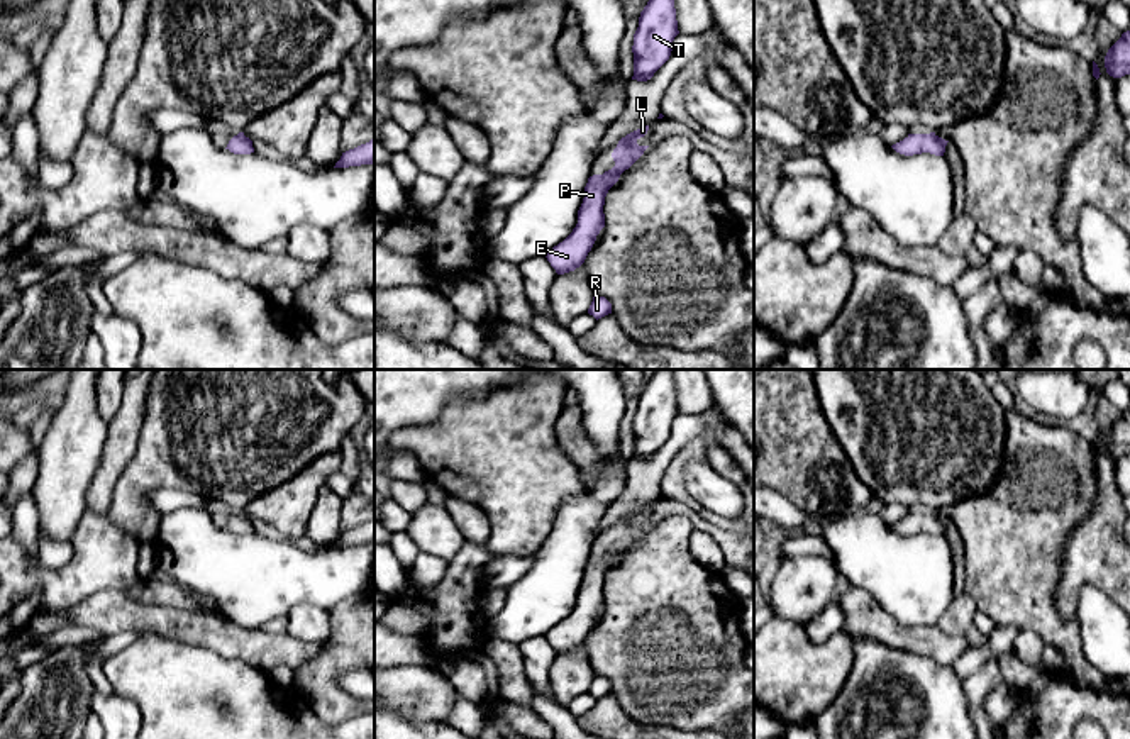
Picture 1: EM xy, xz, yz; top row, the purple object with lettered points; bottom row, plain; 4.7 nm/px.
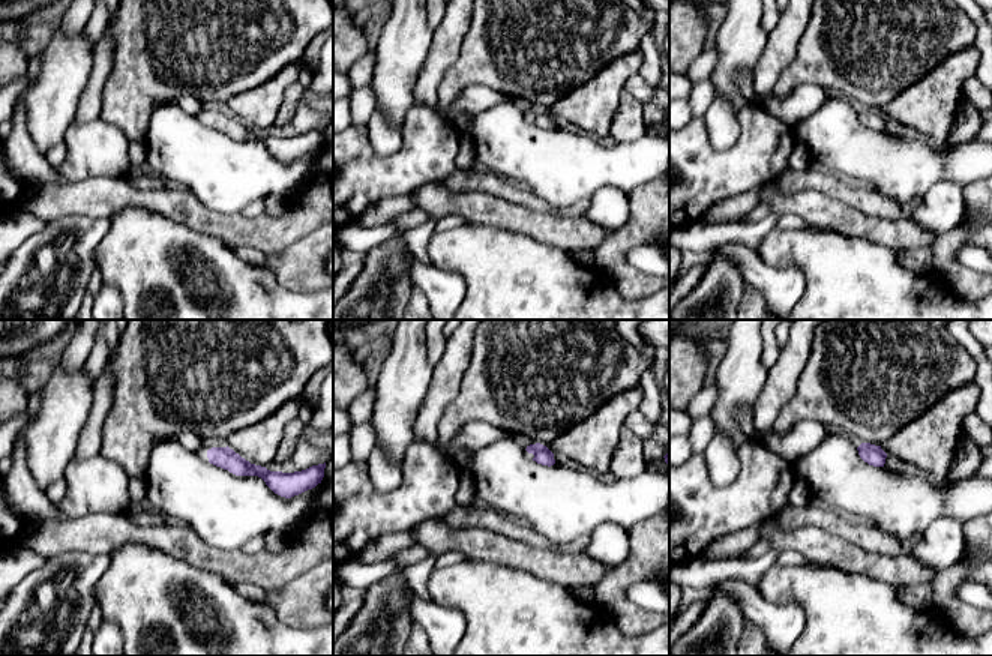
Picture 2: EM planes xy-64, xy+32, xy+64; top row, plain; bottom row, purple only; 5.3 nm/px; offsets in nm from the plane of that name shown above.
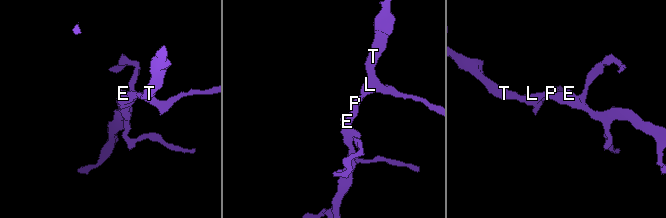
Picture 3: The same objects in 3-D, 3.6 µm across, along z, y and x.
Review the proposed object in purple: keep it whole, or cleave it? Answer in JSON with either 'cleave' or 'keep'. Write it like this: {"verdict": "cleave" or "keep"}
{"verdict": "keep"}

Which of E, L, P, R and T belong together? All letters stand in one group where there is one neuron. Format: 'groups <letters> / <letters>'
groups E L P R T

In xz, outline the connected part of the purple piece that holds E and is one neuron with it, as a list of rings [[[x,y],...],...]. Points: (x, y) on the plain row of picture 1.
[[[644,505],[622,517],[612,532],[615,546],[603,554],[593,554],[584,566],[584,578],[578,590],[578,603],[573,612],[547,634],[547,641],[557,654],[564,654],[579,647],[591,631],[596,615],[605,607],[605,576],[618,561],[620,554],[629,549],[649,525],[639,525],[649,505]]]

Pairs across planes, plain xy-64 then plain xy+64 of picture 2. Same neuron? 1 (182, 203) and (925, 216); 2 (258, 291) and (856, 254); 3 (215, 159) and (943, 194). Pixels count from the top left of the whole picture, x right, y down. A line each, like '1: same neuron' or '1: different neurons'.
1: different neurons
2: same neuron
3: different neurons

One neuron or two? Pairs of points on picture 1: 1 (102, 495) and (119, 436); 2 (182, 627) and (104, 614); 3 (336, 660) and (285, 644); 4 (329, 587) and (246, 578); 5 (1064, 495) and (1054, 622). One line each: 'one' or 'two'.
1: one
2: one
3: two
4: one
5: one

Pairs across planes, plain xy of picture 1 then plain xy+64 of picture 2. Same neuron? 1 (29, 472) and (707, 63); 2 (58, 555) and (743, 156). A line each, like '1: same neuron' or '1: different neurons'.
1: same neuron
2: different neurons

